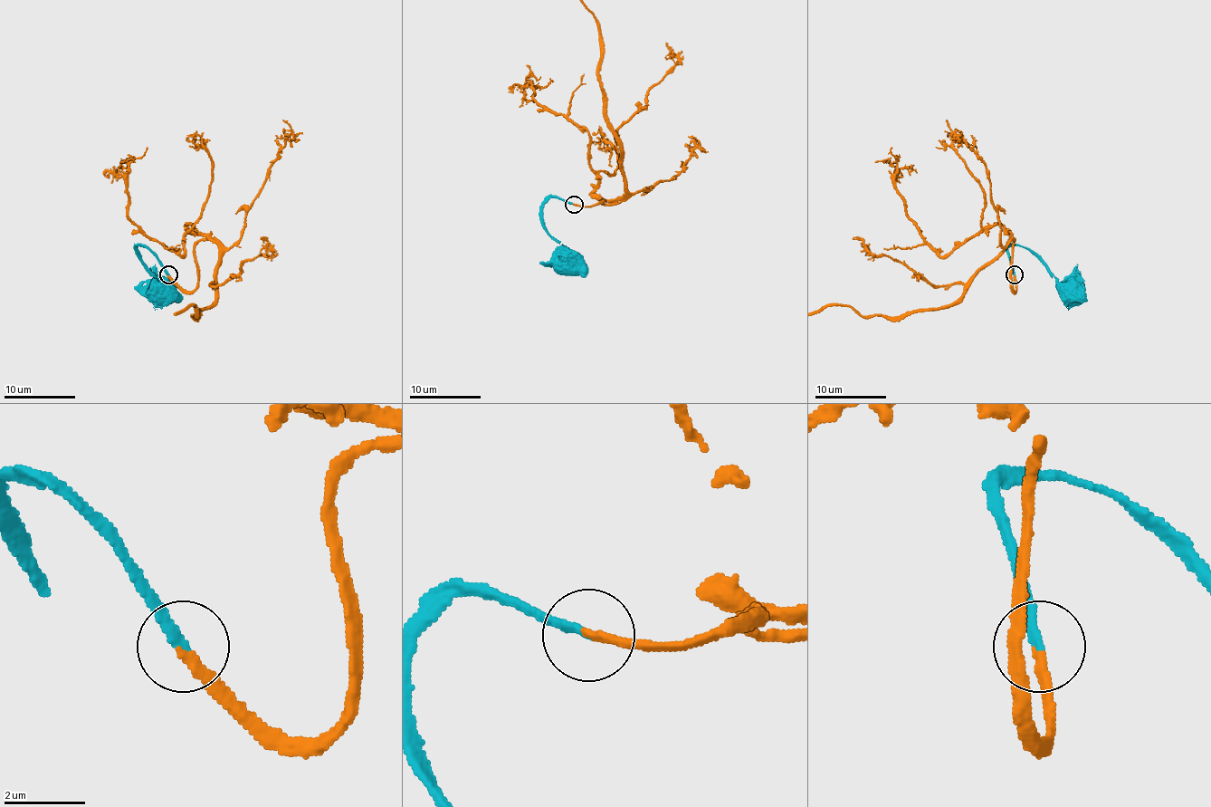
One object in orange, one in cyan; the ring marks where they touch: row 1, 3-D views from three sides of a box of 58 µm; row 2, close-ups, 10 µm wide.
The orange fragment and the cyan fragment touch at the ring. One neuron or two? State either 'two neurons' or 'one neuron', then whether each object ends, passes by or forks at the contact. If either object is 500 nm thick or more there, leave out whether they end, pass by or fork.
one neuron; orange ends there; cyan ends there

